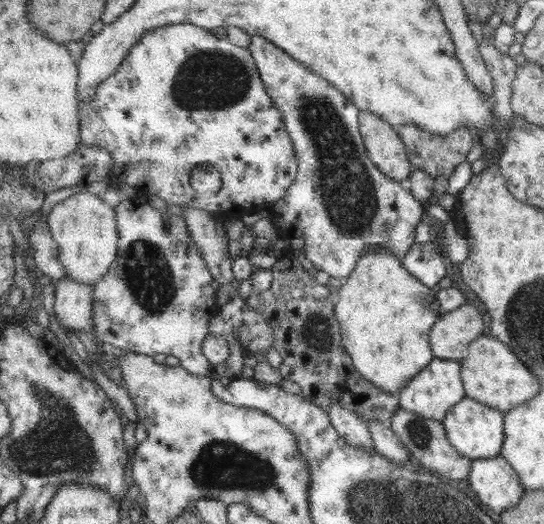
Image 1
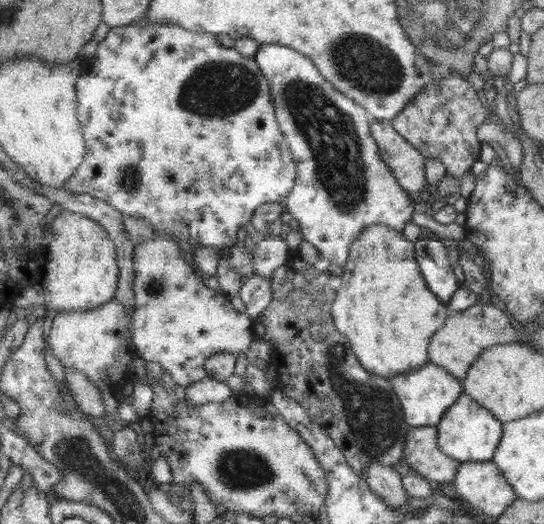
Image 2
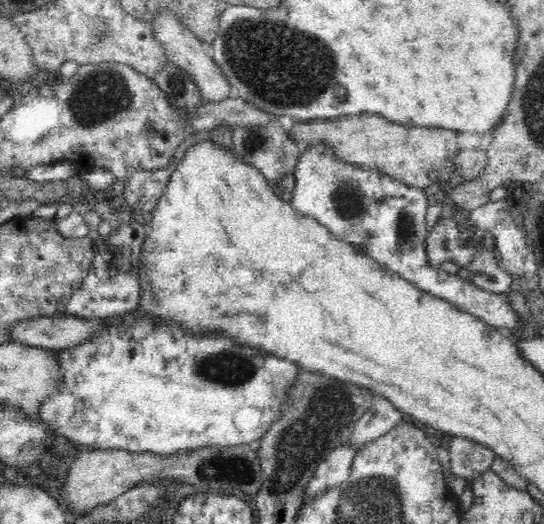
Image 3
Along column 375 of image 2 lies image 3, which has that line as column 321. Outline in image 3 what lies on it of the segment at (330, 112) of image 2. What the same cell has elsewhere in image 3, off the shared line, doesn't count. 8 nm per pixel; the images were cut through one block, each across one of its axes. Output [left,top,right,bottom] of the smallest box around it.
[291,140,517,332]

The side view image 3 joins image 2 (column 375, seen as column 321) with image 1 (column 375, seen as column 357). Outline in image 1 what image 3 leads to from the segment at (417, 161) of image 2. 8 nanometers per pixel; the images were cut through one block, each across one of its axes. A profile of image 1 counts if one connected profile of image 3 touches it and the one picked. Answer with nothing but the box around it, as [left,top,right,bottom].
[360,113,412,182]

